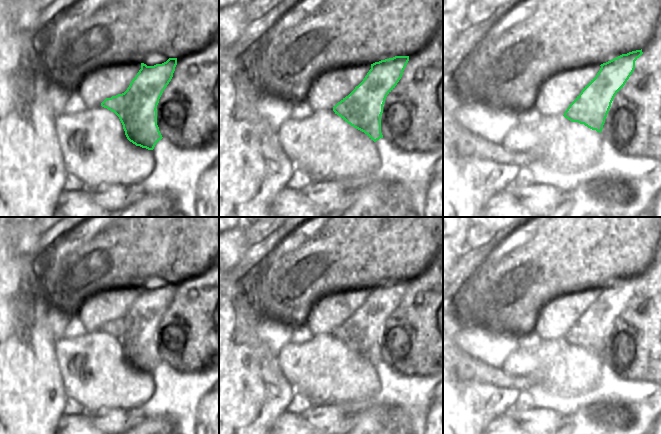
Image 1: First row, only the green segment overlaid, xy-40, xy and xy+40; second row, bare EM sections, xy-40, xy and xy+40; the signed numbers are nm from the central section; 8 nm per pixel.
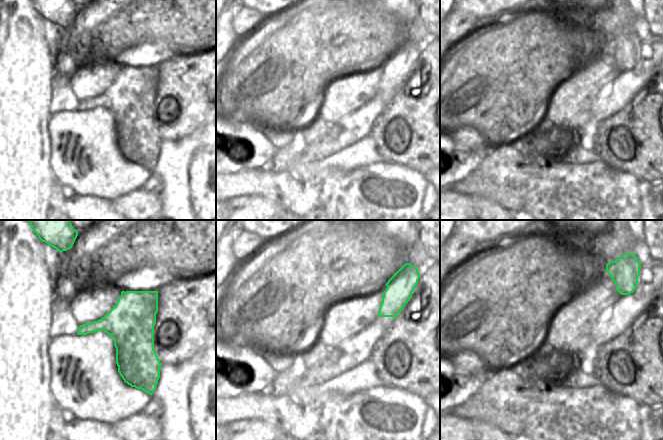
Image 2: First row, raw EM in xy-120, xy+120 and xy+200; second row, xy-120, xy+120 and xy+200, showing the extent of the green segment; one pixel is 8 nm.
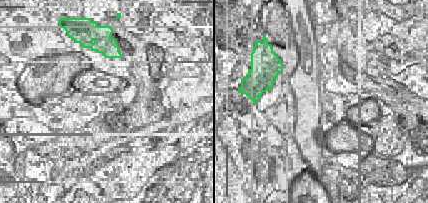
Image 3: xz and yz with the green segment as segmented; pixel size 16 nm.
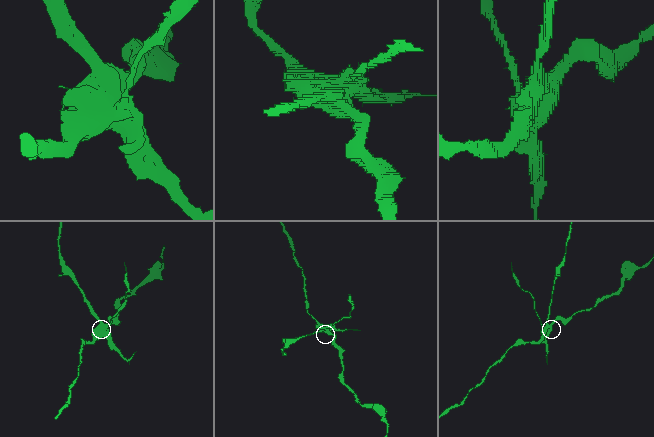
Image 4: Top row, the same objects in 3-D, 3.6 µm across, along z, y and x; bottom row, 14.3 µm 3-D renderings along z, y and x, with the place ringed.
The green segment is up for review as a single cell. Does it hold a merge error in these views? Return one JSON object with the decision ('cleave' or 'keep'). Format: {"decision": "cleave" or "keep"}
{"decision": "cleave"}

